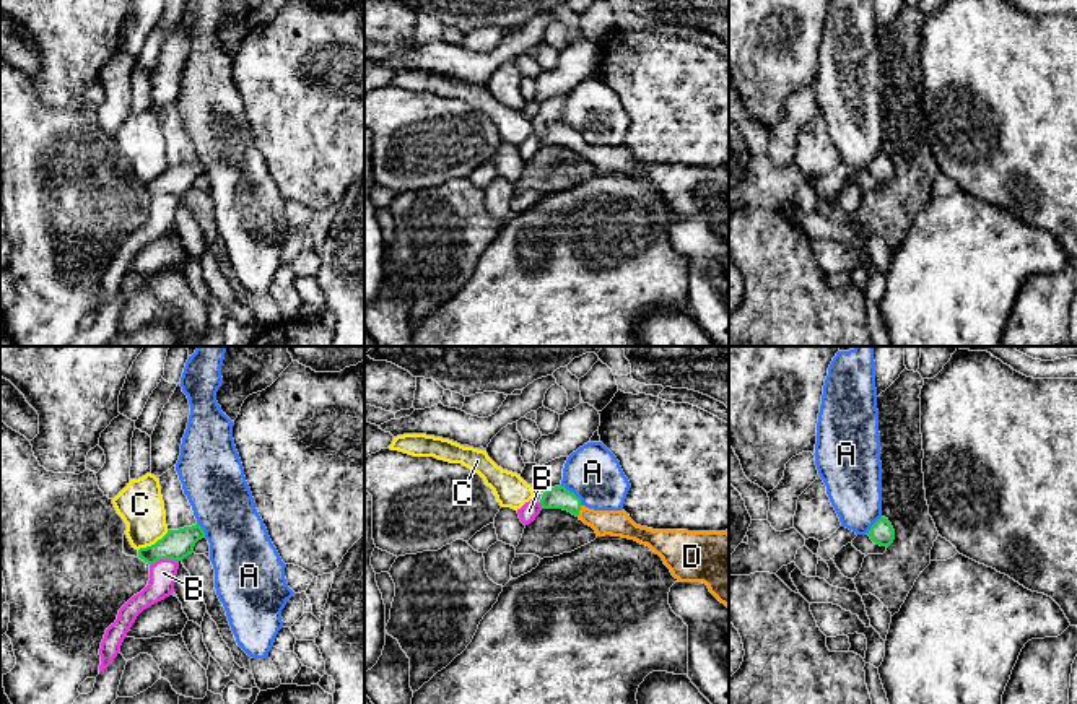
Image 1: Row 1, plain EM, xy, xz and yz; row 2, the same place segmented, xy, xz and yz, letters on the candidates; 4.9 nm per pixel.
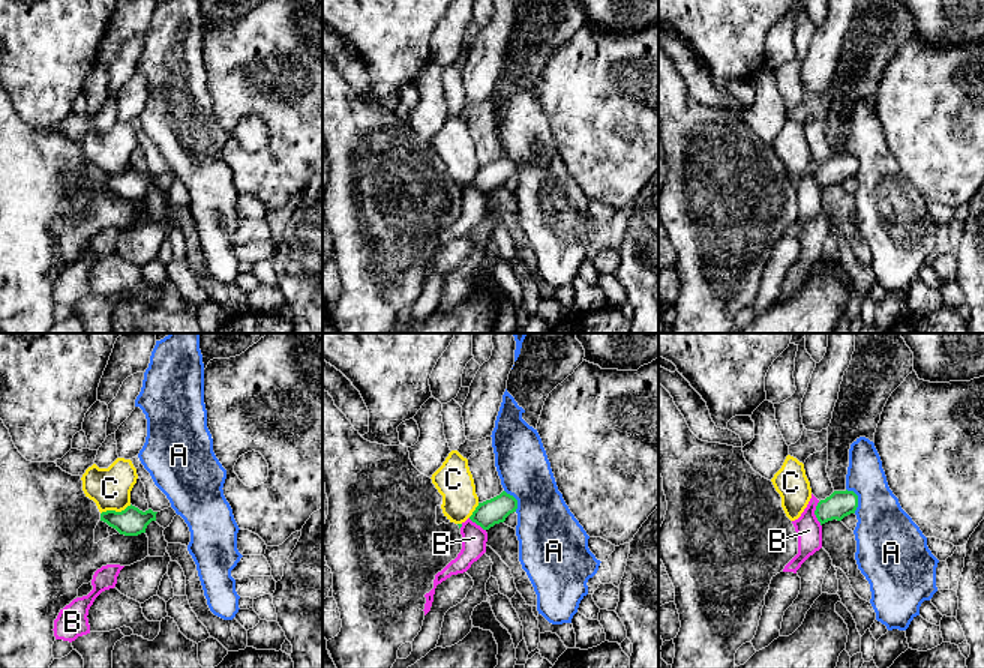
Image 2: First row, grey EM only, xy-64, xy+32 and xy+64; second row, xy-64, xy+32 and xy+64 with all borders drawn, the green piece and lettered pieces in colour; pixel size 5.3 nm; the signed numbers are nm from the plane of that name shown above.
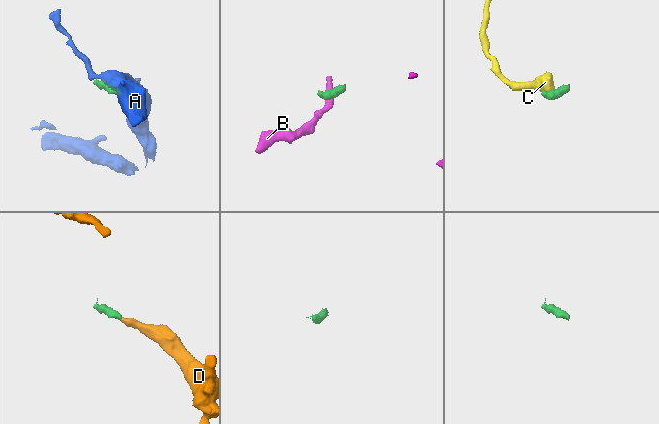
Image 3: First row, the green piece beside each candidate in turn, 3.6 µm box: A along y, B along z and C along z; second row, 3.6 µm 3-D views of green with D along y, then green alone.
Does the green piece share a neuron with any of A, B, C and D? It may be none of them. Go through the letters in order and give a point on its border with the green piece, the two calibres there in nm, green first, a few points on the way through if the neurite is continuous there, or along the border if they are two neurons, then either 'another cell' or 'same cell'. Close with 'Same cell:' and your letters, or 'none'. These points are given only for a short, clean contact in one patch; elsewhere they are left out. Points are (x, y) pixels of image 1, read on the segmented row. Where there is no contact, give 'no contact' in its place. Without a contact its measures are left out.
A: xz (573, 493) | 110/280 nm | along xz (560, 485), (570, 490), (583, 504) | another cell
B: xy (163, 558) | 150/130 nm | along xy (178, 561), (156, 560), (150, 566) | another cell
C: xy (155, 543) | 150/220 nm | along xy (168, 530), (153, 543), (139, 550) | another cell
D: xz (579, 509) | 110/130 nm | across xz (553, 498), (566, 499), (579, 509), (606, 522) | same cell
Same cell: D

